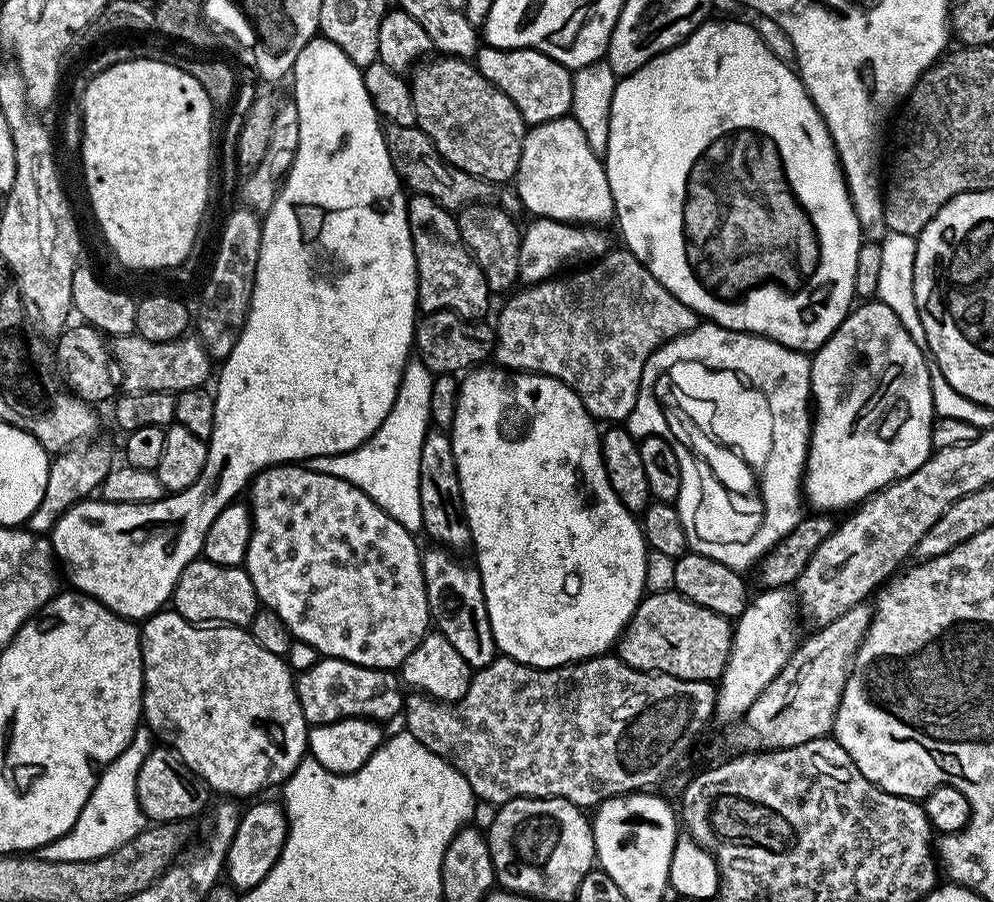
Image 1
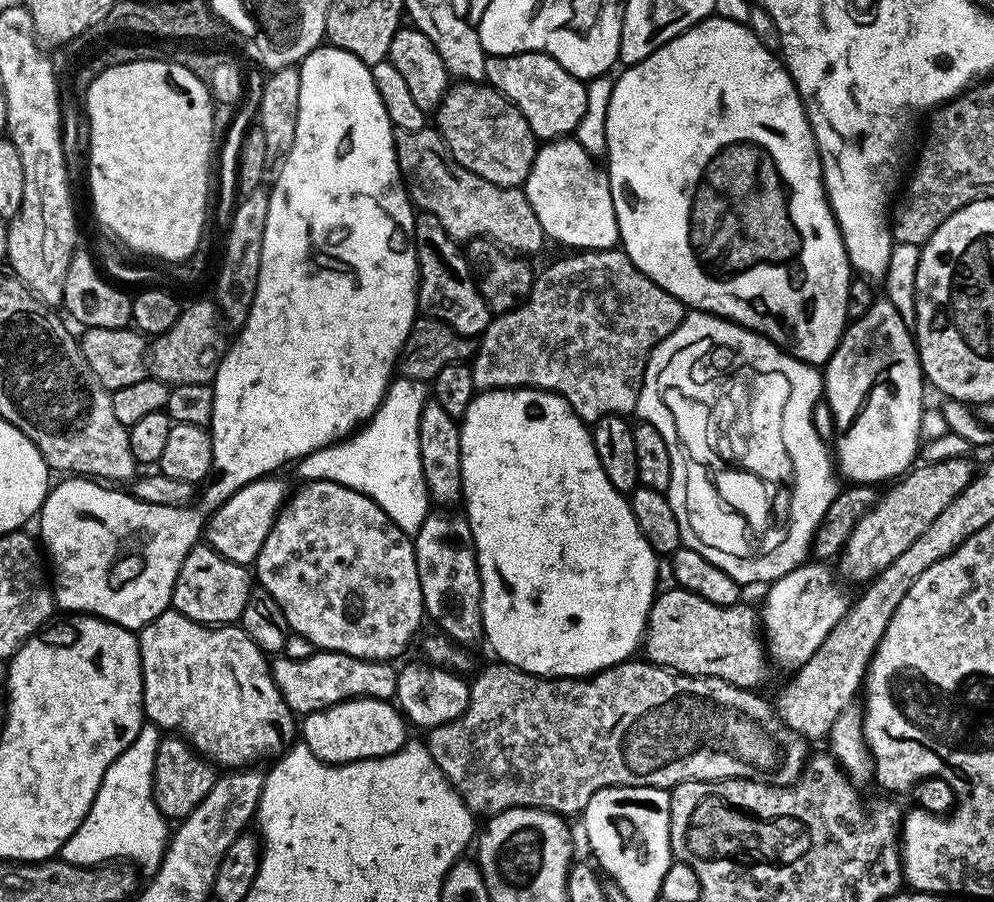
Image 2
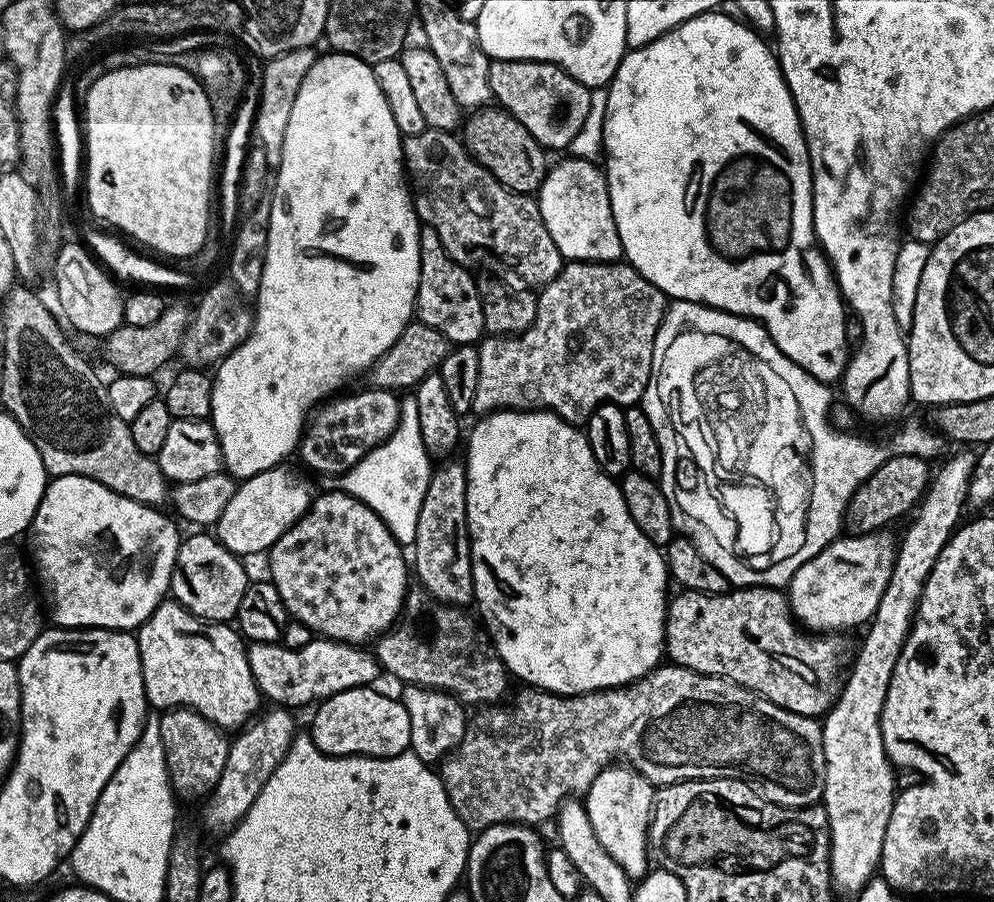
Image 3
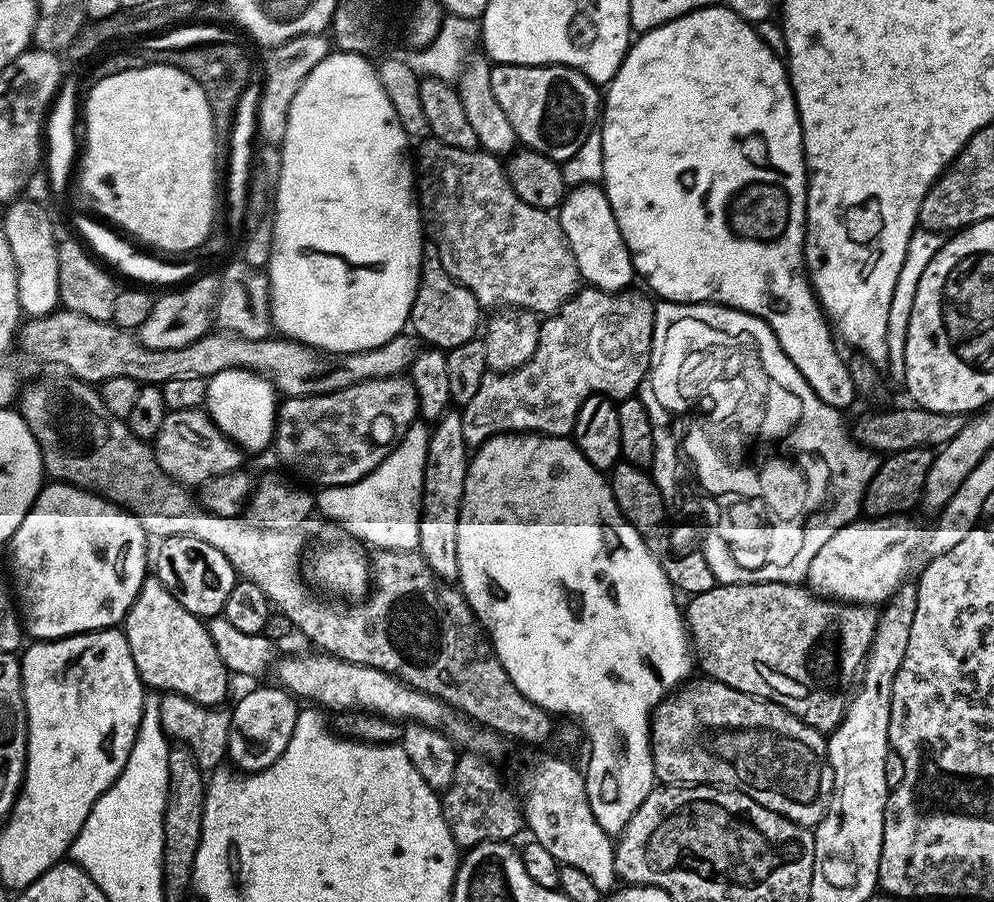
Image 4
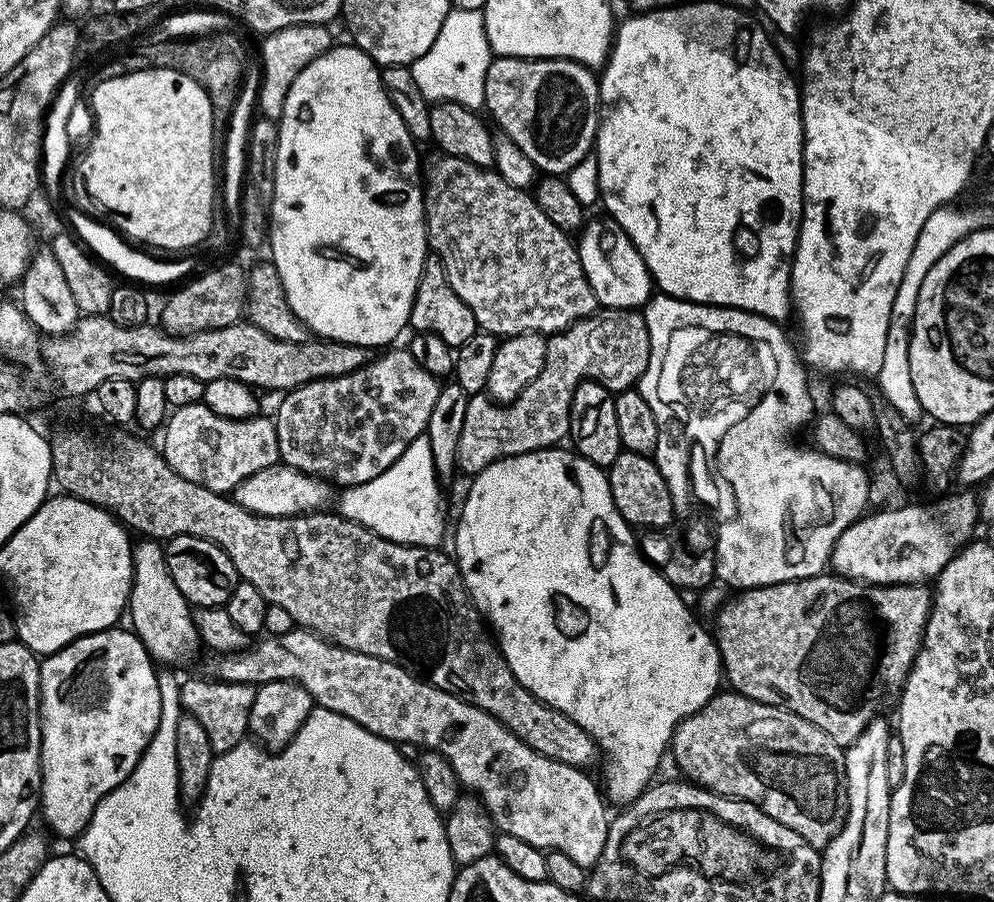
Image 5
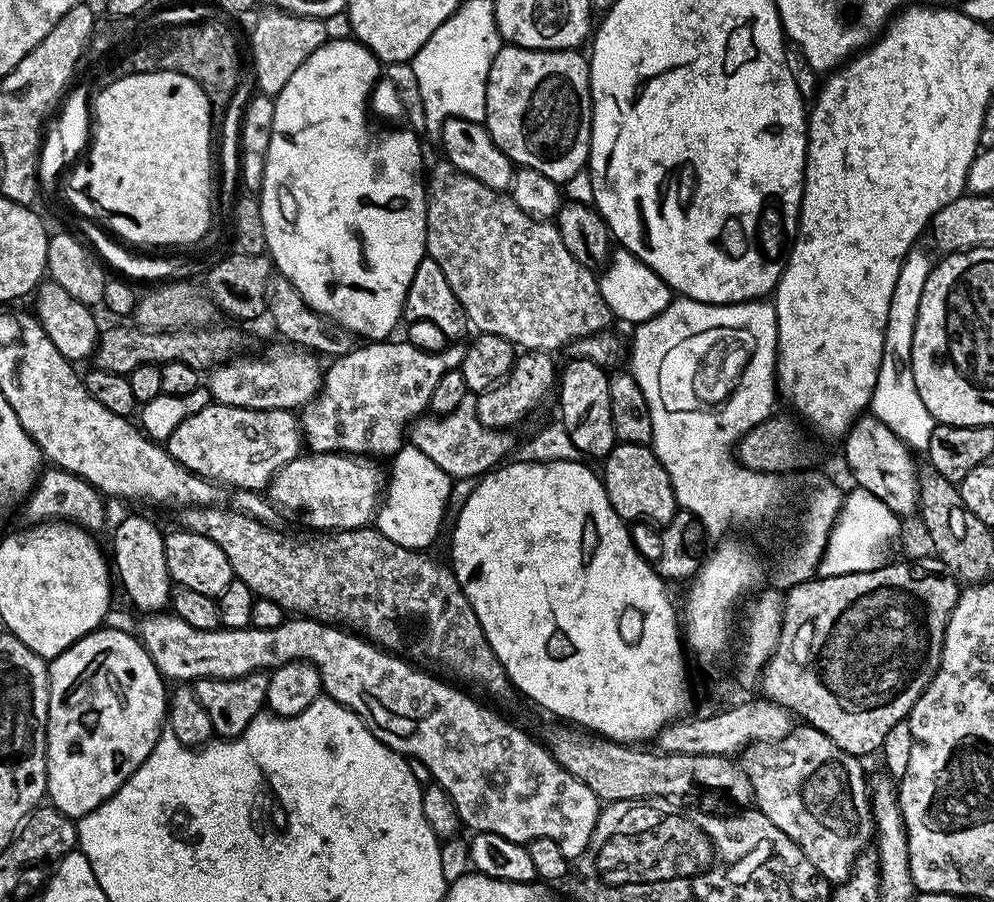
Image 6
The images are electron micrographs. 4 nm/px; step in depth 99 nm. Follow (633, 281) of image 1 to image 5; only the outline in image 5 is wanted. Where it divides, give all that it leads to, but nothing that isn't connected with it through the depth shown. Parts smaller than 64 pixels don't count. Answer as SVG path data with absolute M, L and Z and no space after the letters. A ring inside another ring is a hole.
M600 308L585 320L575 320L568 328L549 335L547 342L546 362L538 378L534 378L534 382L530 382L530 386L526 386L526 390L522 390L518 398L514 398L509 404L498 404L487 394L469 395L466 423L462 426L462 438L458 438L456 466L461 473L475 474L507 456L526 454L539 448L557 447L569 439L572 399L574 390L580 383L584 380L596 380L614 394L622 392L639 381L650 362L650 334L646 330L644 313L634 308Z

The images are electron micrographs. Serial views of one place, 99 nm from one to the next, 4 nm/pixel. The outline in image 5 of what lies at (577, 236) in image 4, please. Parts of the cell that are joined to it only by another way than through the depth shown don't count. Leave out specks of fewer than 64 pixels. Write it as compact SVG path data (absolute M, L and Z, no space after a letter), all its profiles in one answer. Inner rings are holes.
M599 214L587 221L578 233L580 265L594 290L600 308L643 309L654 295L652 275L648 273L642 254L632 244L631 238L618 226L618 222L607 214Z

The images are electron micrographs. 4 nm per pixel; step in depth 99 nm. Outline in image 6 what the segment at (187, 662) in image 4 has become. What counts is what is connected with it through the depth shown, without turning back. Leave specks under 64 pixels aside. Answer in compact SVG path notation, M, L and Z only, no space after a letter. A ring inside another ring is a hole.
M128 516L116 528L116 533L112 536L112 548L116 551L116 560L114 556L114 572L118 577L118 584L124 587L124 592L128 595L128 600L136 608L141 608L141 613L156 614L161 611L160 608L169 603L170 593L174 587L173 581L168 574L166 566L166 550L164 549L165 533L160 532L160 528L152 520L147 520L144 516Z

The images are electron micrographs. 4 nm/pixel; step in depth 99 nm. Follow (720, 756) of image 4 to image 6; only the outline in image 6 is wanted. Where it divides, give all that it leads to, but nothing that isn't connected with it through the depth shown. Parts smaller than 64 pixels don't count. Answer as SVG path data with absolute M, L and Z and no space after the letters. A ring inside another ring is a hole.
M796 726L788 733L785 740L777 740L774 744L754 743L745 748L742 752L742 767L749 780L752 783L755 792L754 804L759 812L766 818L770 818L770 822L774 822L774 826L778 826L778 830L782 830L782 834L788 834L790 838L801 848L806 858L814 864L818 870L818 874L822 875L829 882L843 882L852 874L852 866L856 859L865 851L864 848L873 843L874 840L874 819L872 817L872 801L870 799L870 780L866 775L864 777L864 768L861 757L846 754L846 750L842 750L838 746L834 746L834 742L830 738L826 738L826 734L822 734L817 728L811 726Z

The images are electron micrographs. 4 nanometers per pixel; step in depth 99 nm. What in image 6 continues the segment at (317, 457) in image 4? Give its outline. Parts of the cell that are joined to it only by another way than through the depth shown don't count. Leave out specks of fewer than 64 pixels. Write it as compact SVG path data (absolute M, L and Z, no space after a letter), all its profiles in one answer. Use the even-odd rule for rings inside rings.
M389 338L383 342L361 343L361 348L360 345L353 347L350 354L335 357L329 363L332 365L323 369L319 392L298 416L302 440L309 453L342 452L349 456L391 458L405 447L406 429L429 411L429 397L442 374L459 369L465 345L452 342L441 352L422 352L410 343L395 344L394 341Z

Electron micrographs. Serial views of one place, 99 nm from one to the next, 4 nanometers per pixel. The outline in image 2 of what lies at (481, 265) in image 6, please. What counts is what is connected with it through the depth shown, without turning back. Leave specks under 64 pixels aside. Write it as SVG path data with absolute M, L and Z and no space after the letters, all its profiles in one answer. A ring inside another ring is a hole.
M426 126L413 132L397 128L395 133L396 161L409 200L420 212L434 214L452 240L467 242L483 238L516 254L543 250L546 237L542 222L538 222L534 206L530 206L520 188L494 186L494 182L486 182L486 178L478 178L466 170L452 157L435 127Z

